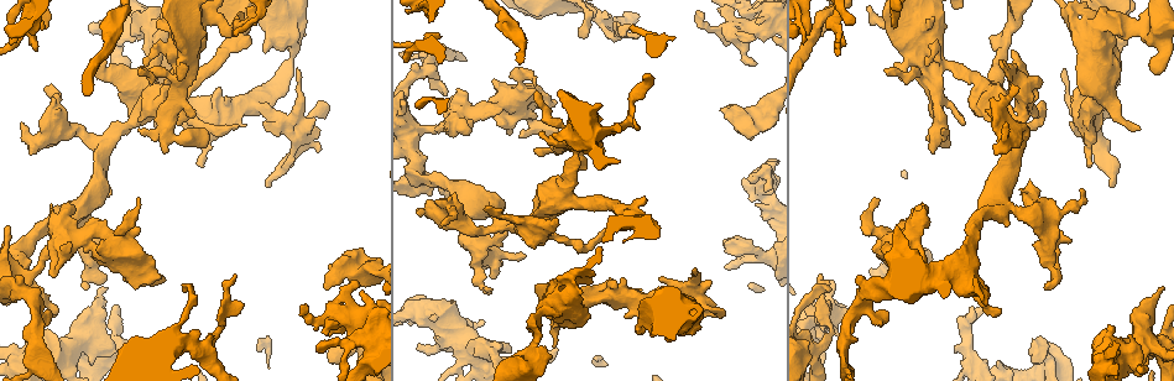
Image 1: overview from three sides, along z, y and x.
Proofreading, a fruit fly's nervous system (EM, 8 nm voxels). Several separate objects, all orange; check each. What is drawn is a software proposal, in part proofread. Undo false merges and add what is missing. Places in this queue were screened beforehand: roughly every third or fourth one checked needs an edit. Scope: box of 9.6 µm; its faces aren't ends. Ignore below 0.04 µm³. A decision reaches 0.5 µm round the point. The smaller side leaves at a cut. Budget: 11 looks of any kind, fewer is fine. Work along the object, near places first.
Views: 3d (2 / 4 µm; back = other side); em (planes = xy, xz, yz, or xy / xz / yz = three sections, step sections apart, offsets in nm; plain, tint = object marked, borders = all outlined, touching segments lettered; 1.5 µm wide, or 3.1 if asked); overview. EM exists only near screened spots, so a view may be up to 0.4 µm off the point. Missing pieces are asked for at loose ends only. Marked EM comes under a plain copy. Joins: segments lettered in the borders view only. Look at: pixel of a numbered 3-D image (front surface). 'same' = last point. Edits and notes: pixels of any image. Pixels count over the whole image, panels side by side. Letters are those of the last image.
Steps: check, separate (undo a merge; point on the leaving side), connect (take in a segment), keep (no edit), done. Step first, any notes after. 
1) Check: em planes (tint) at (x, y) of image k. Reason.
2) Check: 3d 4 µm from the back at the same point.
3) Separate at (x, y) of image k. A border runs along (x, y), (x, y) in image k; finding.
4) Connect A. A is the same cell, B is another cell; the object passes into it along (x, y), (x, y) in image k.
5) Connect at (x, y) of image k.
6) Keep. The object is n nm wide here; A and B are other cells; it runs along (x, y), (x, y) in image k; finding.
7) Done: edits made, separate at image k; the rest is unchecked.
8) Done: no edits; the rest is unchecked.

Check: em planes (tint) at (1111, 186) of image 1. Tapers out.

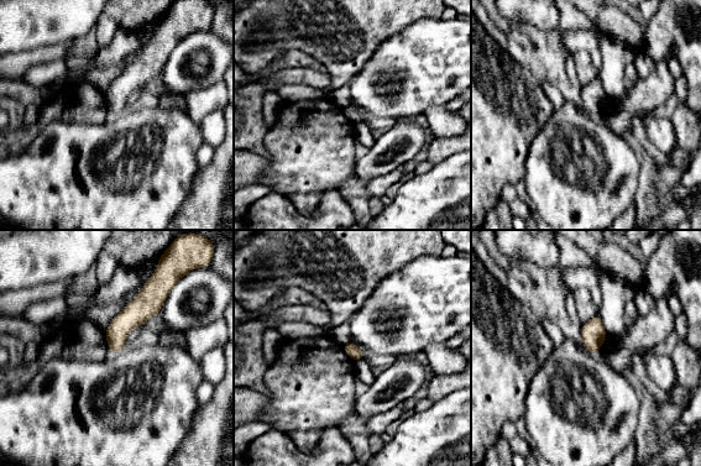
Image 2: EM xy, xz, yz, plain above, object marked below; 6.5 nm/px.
Check: em planes (borders) at the same point.

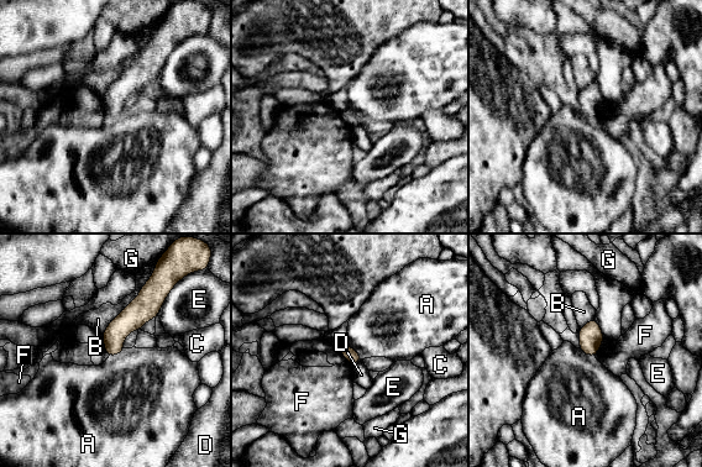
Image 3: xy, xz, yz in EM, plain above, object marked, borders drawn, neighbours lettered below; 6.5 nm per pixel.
Keep. A, B, C, D, E, F and G are other cells; it runs along (155, 292), (114, 335), (110, 353) in image 3; no lettered segment goes on from it.

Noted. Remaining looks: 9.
Check: em planes (borders) at (1013, 112) of image 1. Two arms at a narrow angle.

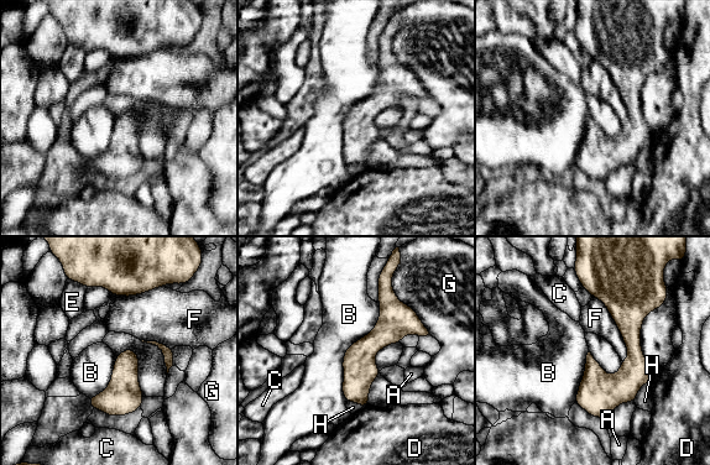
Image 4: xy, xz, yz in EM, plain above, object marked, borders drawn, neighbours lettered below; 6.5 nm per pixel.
Keep. A, B, C, D, E, F, G and H are other cells; a border runs along (379, 302), (343, 359), (346, 402) in image 4; all the same neuron.

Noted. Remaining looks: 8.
Check: em planes (tint) at (509, 345) of image 1.

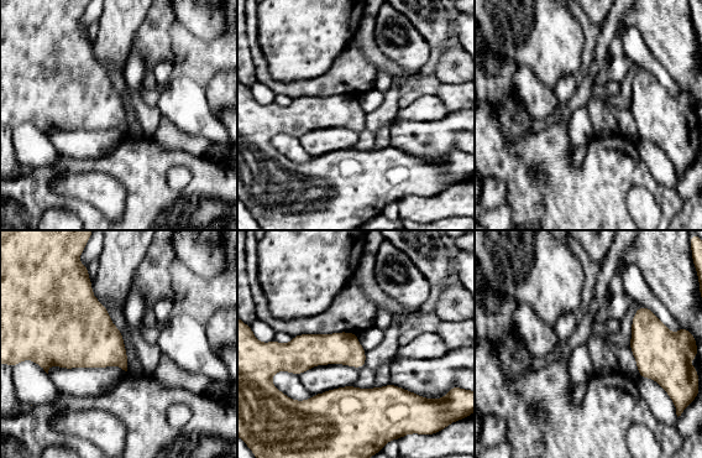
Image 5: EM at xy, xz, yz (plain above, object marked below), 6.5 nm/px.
Check: em planes (borders) at the same point. What lies round it.

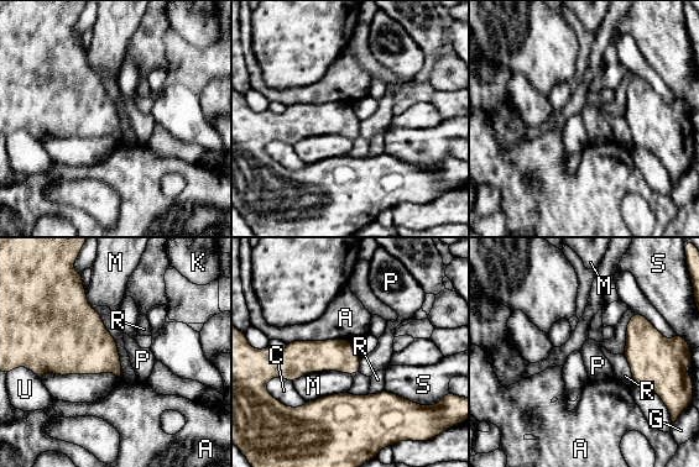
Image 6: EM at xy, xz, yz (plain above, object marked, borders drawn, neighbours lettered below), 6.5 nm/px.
Keep. A, C, G, K, M, P, R, S and U are other cells; a border runs along (350, 339), (292, 340), (287, 344) in image 6; none of them fits.

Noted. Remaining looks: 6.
Check: em yz step 4 (borders) at (578, 35) of image 1. Free end.

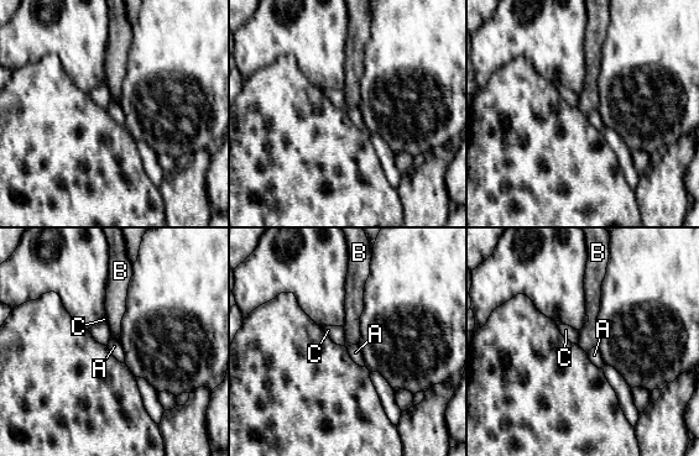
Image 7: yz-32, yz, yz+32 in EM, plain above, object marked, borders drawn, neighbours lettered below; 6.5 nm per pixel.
Check: em planes (borders) at the same point. Another direction.

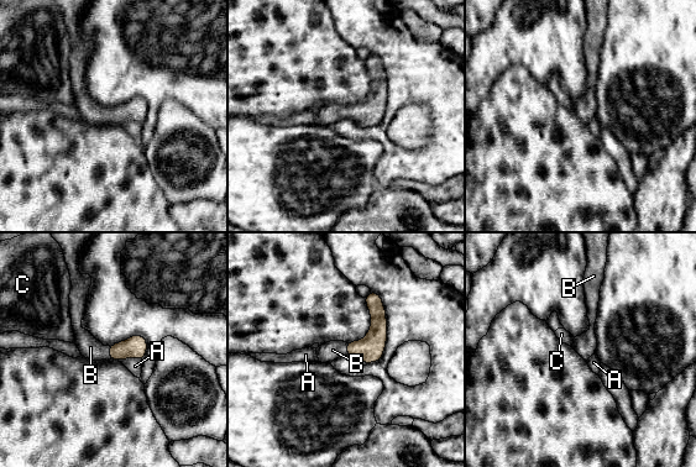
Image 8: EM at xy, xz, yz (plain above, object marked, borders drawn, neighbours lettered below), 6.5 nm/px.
Connect B. The object is 140 nm wide here; B is the same cell, A and C are other cells; the object passes into it along (136, 346), (109, 352), (90, 347) in image 8; the neuron continues.

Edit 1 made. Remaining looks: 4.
Done: edits made, connect at image 8; the rest is unchecked.

